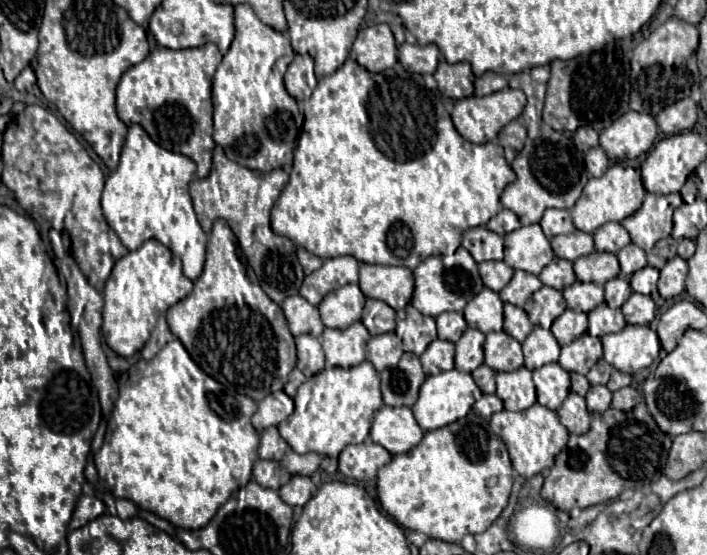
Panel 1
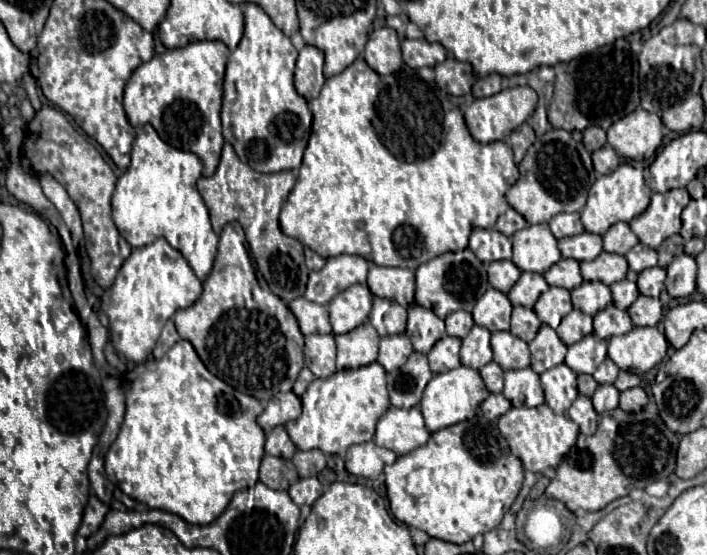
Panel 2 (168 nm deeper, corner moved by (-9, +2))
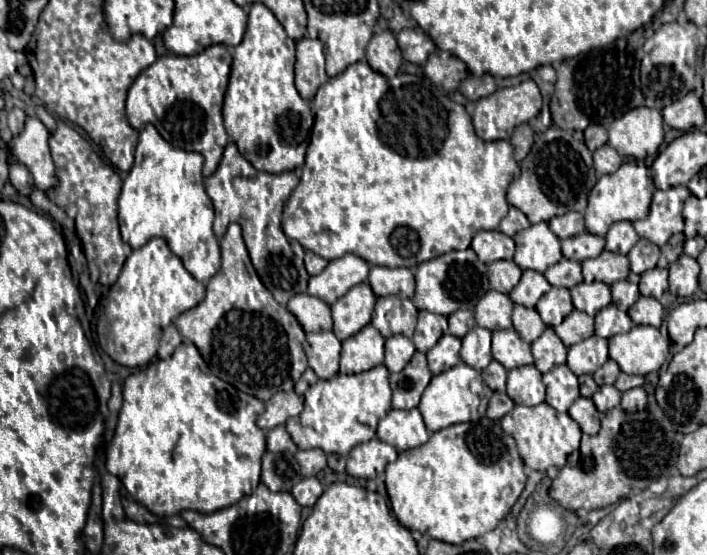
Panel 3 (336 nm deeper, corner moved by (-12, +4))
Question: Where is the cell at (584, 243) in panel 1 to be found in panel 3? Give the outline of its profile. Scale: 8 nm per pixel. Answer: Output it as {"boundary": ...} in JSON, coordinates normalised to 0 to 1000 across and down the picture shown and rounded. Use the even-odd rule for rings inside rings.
{"boundary":[[[832,418],[795,432],[795,458],[803,468],[823,472],[832,465],[843,465],[851,450],[854,450],[854,429]]]}

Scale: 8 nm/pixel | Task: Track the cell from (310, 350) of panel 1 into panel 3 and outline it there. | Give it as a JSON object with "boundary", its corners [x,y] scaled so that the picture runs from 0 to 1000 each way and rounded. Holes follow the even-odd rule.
{"boundary":[[[447,598],[433,605],[430,634],[450,681],[470,681],[478,670],[481,623],[484,616],[472,605],[472,598]]]}

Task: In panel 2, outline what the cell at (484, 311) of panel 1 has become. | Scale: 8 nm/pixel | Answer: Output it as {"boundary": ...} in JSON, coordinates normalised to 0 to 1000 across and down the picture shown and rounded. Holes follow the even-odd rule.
{"boundary":[[[692,519],[680,541],[675,541],[669,555],[669,577],[675,587],[689,591],[692,598],[703,595],[720,595],[720,573],[723,573],[723,544],[717,530]]]}

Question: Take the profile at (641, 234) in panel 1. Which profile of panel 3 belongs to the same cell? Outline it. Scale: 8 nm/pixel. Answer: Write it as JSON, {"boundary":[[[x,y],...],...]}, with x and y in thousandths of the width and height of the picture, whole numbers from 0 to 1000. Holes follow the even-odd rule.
{"boundary":[[[953,335],[950,342],[928,342],[919,386],[897,400],[897,414],[902,418],[902,425],[925,436],[928,443],[939,443],[950,422],[965,418],[965,371],[973,353],[976,342],[970,335]]]}

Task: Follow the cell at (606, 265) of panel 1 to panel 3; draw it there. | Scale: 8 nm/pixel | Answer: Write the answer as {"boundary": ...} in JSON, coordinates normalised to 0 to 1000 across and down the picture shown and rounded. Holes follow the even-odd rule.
{"boundary":[[[854,450],[849,461],[823,472],[823,494],[826,494],[826,508],[849,505],[854,512],[868,512],[874,505],[888,501],[891,476],[883,458]]]}

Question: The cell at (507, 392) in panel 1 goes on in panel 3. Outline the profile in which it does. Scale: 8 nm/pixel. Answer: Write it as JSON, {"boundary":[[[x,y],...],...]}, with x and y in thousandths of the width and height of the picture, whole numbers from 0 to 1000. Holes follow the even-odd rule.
{"boundary":[[[736,659],[717,674],[716,708],[730,728],[758,732],[771,723],[767,674],[755,659]]]}

